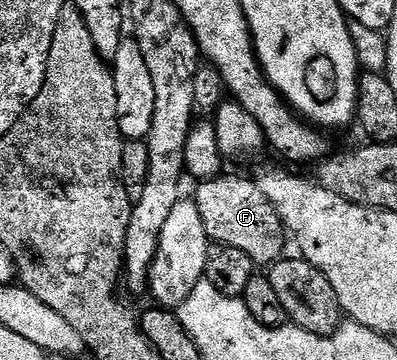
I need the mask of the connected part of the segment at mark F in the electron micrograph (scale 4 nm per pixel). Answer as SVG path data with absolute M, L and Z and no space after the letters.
M221 174L213 180L202 180L195 185L194 199L198 212L202 214L209 241L213 245L242 250L256 266L271 266L285 255L286 229L282 218L278 218L278 210L274 210L270 198L262 194L255 179L247 180L244 176L228 175Z

